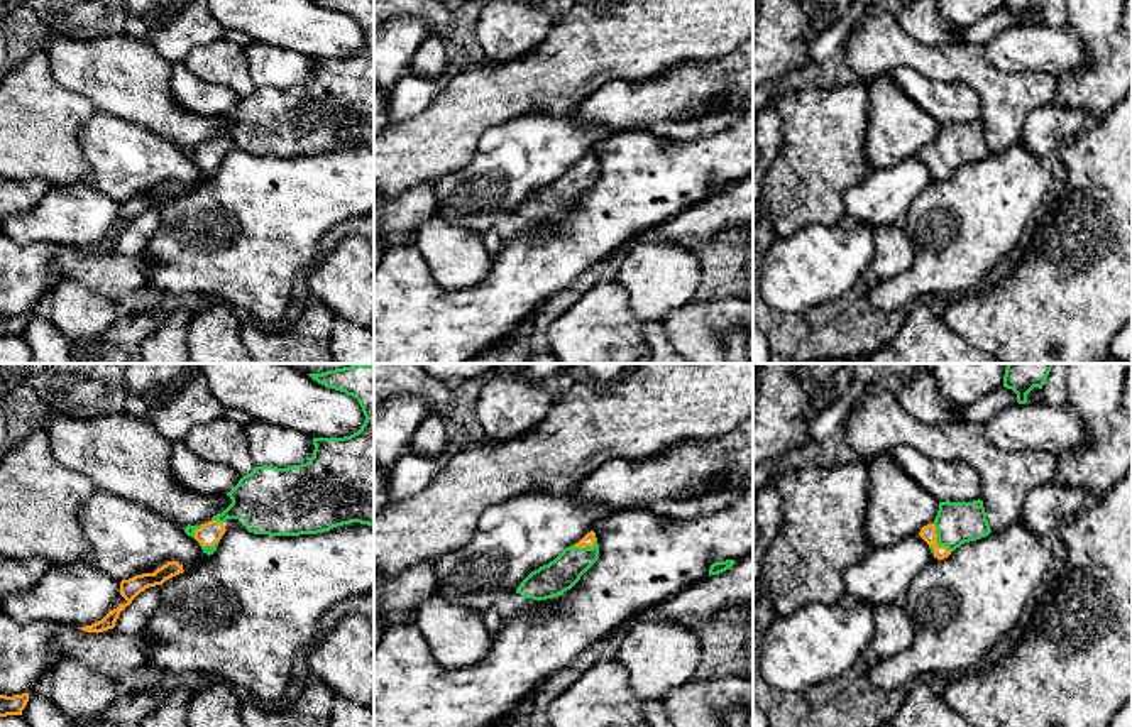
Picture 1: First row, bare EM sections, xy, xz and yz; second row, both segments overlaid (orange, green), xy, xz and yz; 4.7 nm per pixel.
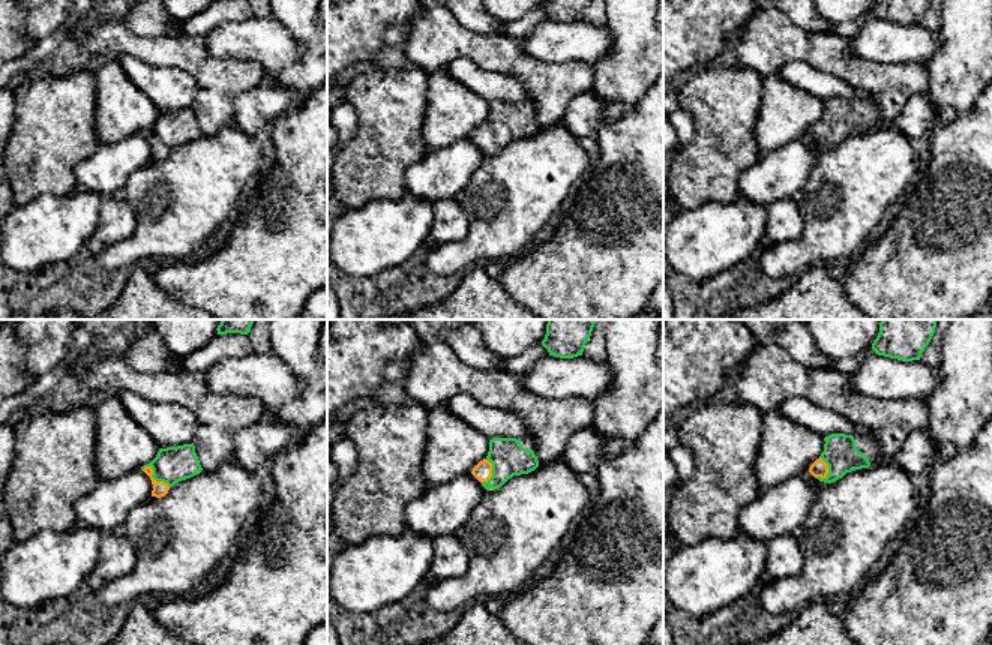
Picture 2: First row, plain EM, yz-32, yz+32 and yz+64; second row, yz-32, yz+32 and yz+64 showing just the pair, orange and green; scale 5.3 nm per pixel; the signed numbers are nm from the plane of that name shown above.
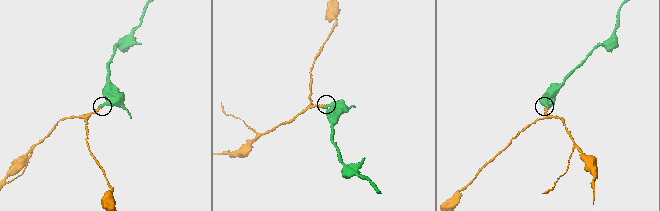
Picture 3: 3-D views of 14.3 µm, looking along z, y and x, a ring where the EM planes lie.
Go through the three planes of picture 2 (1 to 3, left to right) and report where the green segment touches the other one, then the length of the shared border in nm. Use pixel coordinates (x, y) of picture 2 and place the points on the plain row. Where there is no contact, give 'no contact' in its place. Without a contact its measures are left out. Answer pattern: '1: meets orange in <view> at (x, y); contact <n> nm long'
1: meets orange in yz-32 at (152, 141); contact 190 nm long
2: meets orange in yz+32 at (491, 137); contact 140 nm long
3: meets orange in yz+64 at (827, 132); contact 130 nm long

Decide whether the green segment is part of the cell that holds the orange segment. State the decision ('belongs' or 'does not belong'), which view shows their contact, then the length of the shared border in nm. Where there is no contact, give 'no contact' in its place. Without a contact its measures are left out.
belongs | yz | 170 nm

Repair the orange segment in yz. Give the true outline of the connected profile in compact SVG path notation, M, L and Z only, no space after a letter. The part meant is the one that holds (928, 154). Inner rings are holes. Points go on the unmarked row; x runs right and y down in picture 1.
M983 122L939 123L932 145L920 150L919 157L929 166L937 181L948 179L964 164L981 161L992 154Z

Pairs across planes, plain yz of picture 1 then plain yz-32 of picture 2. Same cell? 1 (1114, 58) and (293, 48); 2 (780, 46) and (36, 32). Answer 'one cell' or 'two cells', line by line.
1: two cells
2: two cells

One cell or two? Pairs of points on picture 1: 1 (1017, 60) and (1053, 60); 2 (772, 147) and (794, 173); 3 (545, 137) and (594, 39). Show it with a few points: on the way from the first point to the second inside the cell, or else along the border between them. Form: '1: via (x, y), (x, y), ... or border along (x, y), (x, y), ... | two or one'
1: via (1026, 60), (1044, 60) | one
2: border along (779, 112), (782, 147), (770, 169) | two
3: border along (572, 110), (562, 115), (532, 110), (516, 119) | two

